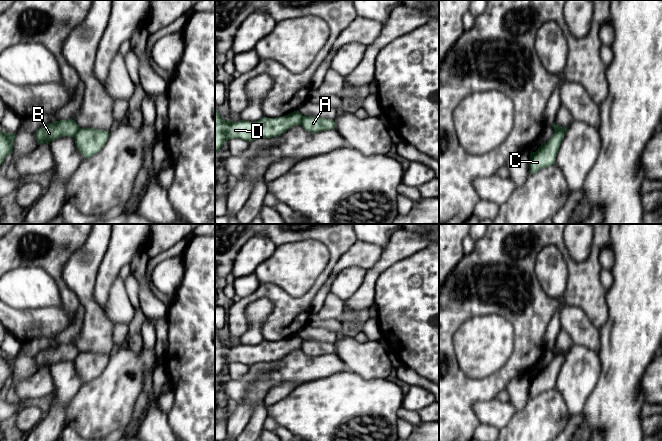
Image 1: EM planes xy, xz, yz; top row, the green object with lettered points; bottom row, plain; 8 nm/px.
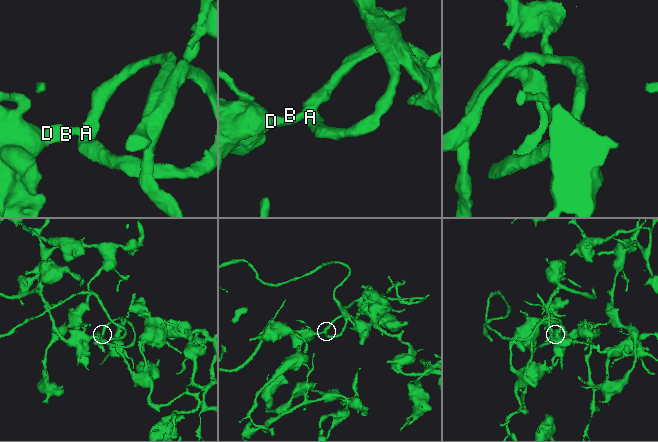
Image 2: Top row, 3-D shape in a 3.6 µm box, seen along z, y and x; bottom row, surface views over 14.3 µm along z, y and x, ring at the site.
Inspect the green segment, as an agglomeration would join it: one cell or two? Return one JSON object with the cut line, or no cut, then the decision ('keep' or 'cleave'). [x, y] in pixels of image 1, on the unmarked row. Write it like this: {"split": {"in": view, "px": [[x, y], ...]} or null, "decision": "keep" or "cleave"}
{"split": {"in": "xz", "px": [[302, 339], [299, 348]]}, "decision": "cleave"}

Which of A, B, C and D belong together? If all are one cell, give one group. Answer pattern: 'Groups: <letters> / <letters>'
Groups: A C / B D

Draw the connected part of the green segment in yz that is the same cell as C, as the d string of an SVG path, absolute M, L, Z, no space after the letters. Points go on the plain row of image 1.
M561 351L553 357L547 366L541 367L541 370L536 376L531 375L529 383L530 398L555 388L558 374L566 355L566 351Z

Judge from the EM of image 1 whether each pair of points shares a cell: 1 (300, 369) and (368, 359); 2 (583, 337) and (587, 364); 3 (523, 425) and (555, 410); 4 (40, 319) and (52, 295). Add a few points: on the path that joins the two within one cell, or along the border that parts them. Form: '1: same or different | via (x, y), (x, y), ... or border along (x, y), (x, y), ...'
1: different | border along (334, 352), (347, 369)
2: different | border along (574, 344), (586, 346), (597, 352)
3: same | via (531, 425), (539, 422), (547, 414)
4: different | border along (58, 286), (60, 302), (57, 305), (24, 309)

